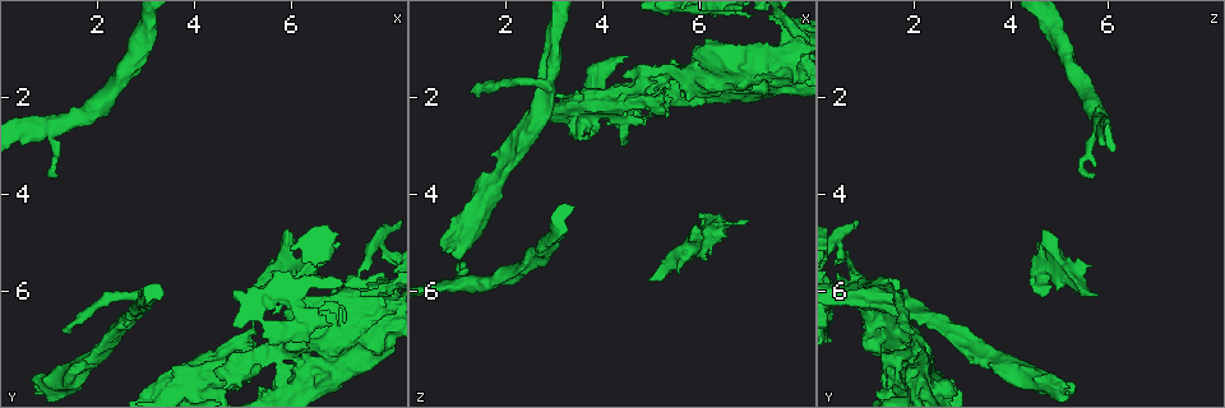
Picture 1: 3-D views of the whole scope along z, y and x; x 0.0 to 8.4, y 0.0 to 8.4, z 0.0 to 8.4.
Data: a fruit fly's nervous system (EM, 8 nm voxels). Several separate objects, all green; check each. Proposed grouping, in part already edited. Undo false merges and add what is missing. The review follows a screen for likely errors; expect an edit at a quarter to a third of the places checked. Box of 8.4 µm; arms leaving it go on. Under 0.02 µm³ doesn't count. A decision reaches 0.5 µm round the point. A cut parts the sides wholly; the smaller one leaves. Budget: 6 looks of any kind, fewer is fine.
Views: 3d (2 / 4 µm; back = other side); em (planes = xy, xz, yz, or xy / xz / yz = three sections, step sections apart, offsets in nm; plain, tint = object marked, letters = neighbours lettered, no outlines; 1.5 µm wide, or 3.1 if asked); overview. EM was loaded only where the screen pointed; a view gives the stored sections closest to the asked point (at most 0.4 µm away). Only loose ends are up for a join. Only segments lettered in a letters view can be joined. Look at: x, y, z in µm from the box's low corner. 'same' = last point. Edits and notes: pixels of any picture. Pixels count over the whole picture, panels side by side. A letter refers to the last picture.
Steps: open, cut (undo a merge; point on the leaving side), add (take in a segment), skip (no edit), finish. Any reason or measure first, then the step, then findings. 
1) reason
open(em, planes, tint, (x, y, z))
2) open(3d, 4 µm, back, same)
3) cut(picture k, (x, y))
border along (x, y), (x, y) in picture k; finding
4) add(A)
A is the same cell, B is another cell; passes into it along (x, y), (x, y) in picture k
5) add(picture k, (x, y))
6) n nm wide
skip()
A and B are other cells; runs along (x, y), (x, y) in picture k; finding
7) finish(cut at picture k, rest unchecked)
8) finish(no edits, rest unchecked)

stops while still wide
open(3d, 4 µm, (0.75, 7.80, 5.05))

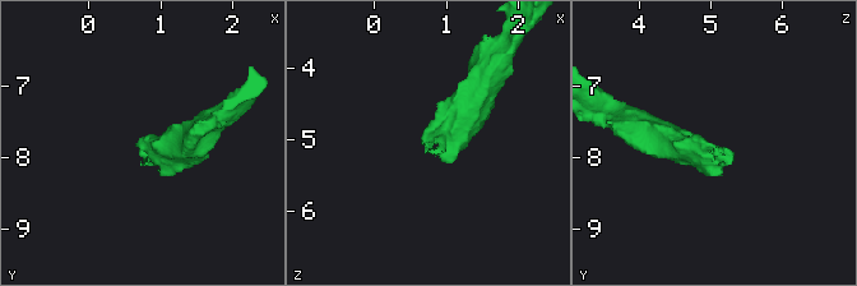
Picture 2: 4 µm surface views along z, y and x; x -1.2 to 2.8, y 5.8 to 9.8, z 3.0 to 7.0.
open(em, 3.1 µm, planes, tint, (0.70, 7.85, 5.10))

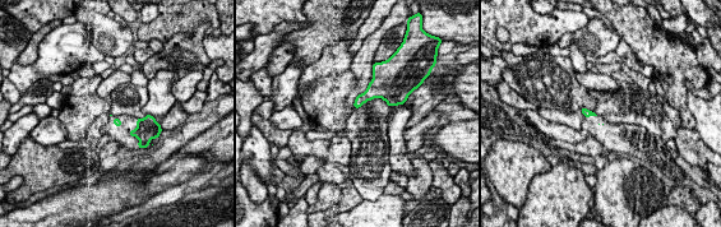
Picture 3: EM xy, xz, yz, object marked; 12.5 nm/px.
what lies round it
open(em, 3.1 µm, planes, letters, same)

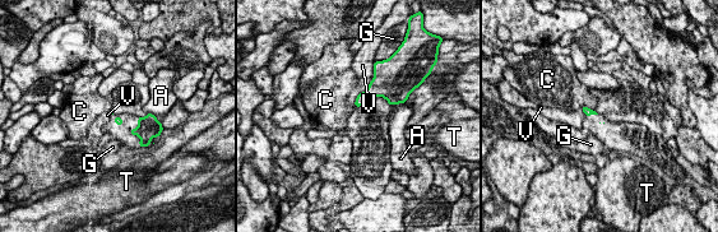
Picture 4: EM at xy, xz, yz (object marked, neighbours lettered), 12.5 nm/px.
skip()
A, C, G, T and V are other cells; border along (362, 91), (353, 105) in picture 4; no lettered segment goes on from it

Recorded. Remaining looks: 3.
an open end
open(em, yz, step 4, letters, (1.50, 6.80, 2.00))

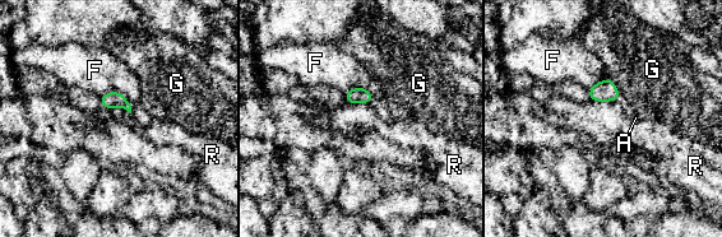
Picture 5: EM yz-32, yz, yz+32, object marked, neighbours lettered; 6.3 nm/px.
cut it another way
open(em, planes, letters, same)

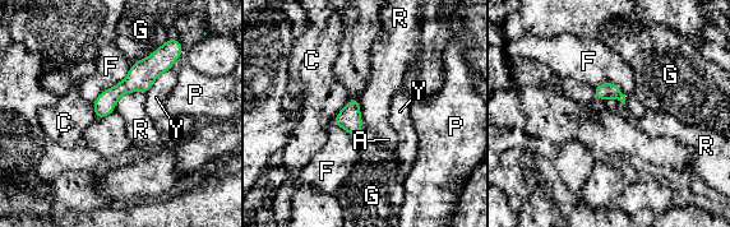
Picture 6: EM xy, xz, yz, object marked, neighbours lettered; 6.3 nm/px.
F touches over 340 nm
skip()
A, C, F, G, P, R and Y are other cells; runs along (169, 61), (123, 87), (98, 115) in picture 6; no lettered segment goes on from it

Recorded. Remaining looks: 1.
open(em, planes, letters, (3.45, 7.90, 2.75))

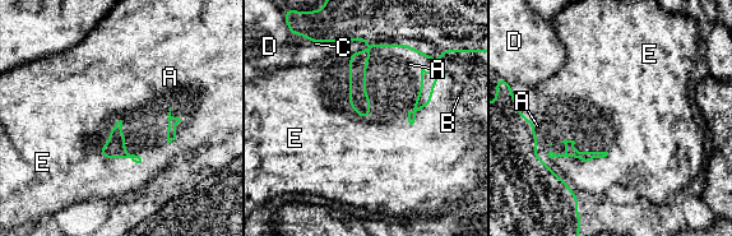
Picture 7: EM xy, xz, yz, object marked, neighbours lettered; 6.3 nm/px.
skip()
A, B, C, D and E are other cells; border along (432, 61), (348, 106) in picture 7; none of them fits

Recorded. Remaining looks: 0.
finish(no edits, rest unchecked)

